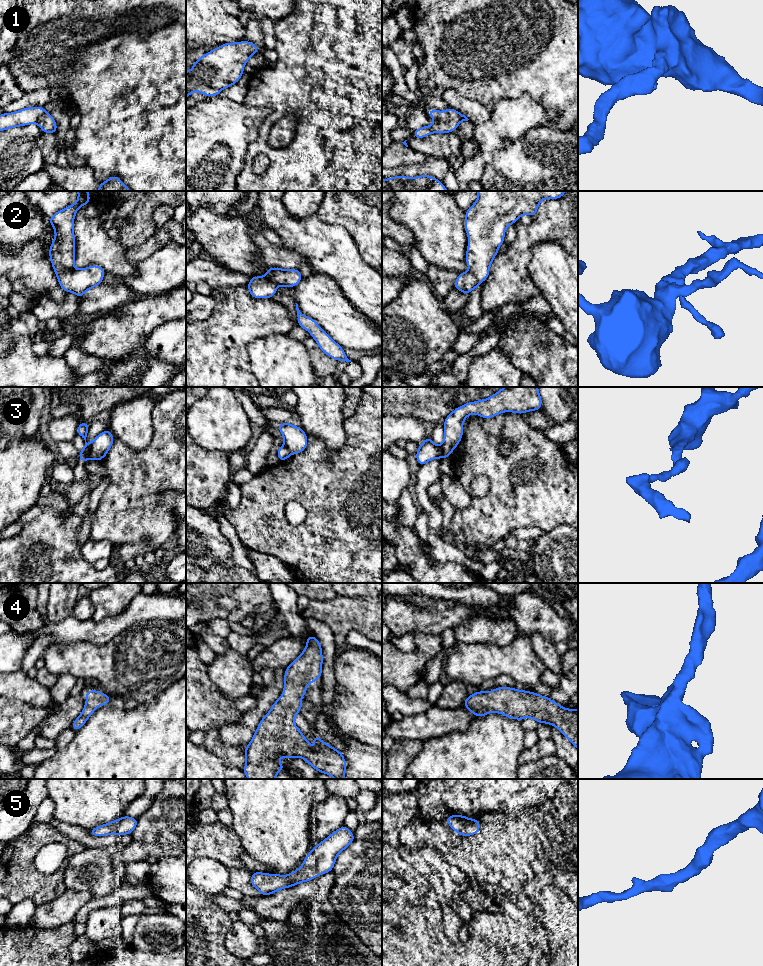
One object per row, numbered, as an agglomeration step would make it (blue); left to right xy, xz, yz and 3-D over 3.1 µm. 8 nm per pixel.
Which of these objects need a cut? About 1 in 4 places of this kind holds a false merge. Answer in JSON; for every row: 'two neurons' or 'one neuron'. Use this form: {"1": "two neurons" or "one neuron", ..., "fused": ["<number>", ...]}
{"1": "one neuron", "2": "one neuron", "3": "two neurons", "4": "one neuron", "5": "one neuron", "fused": ["3"]}

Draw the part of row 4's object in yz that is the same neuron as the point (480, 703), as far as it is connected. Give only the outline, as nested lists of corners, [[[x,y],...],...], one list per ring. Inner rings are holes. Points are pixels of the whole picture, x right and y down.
[[[497,687],[491,691],[478,691],[464,701],[466,707],[473,715],[483,717],[491,713],[500,713],[510,719],[523,720],[532,718],[538,723],[546,723],[555,726],[561,734],[568,739],[578,750],[578,709],[567,709],[551,700],[549,697],[540,694],[518,690],[510,687]]]

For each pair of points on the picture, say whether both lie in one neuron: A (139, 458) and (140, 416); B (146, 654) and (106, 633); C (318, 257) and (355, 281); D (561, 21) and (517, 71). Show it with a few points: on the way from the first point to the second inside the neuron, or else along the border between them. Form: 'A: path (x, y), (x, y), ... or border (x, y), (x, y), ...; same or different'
A: border (153, 431), (151, 442), (140, 450), (118, 439); different
B: border (135, 624), (127, 627), (103, 644), (92, 643); different
C: path (327, 257), (331, 257), (346, 272); same
D: path (549, 33), (523, 59); same

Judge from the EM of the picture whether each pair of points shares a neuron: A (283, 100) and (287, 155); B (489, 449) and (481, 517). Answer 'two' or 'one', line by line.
A: one
B: one

